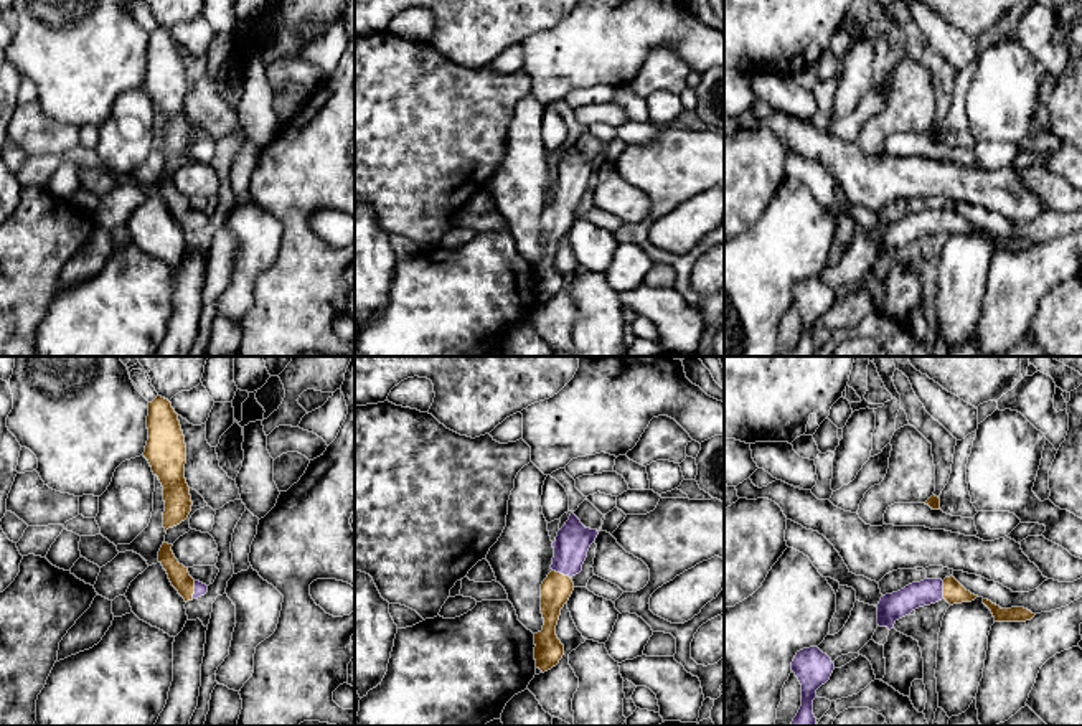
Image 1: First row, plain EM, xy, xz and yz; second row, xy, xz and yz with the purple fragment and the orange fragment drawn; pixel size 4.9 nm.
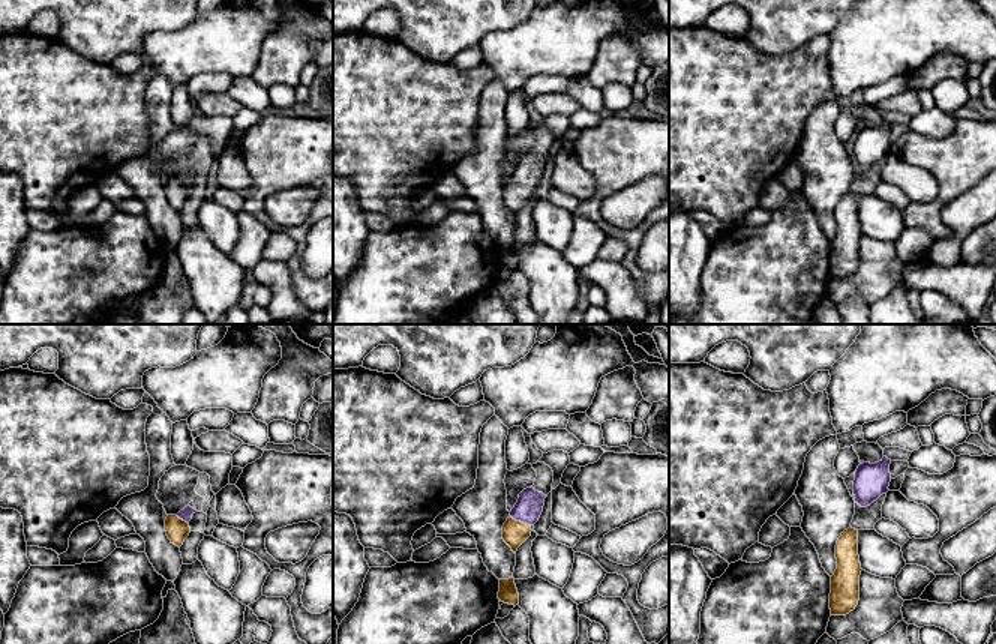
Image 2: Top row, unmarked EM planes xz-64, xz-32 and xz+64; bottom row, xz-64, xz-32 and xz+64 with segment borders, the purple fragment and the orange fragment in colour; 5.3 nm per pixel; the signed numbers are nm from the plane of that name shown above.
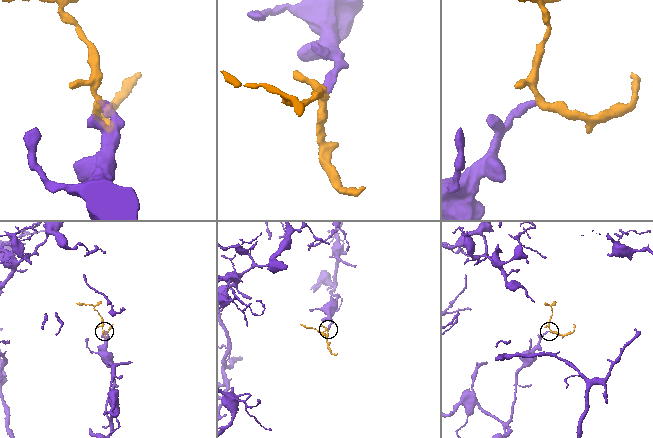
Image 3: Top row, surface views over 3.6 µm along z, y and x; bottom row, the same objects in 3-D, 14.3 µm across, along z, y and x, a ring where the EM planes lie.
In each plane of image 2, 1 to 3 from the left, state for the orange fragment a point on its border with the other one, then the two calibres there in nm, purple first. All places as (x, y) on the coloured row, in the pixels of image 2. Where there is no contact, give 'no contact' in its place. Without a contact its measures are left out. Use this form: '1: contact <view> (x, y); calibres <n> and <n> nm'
1: contact xz-64 (182, 518); calibres 60 and 120 nm
2: contact xz-32 (521, 521); calibres 150 and 140 nm
3: no contact

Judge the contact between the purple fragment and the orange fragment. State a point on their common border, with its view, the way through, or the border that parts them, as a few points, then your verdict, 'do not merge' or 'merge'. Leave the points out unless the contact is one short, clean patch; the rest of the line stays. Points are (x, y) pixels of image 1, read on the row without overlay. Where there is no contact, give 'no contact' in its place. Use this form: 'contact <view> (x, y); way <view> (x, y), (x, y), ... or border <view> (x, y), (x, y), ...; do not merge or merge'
contact xy (195, 220); way xy (200, 220), (195, 220), (182, 212); merge

